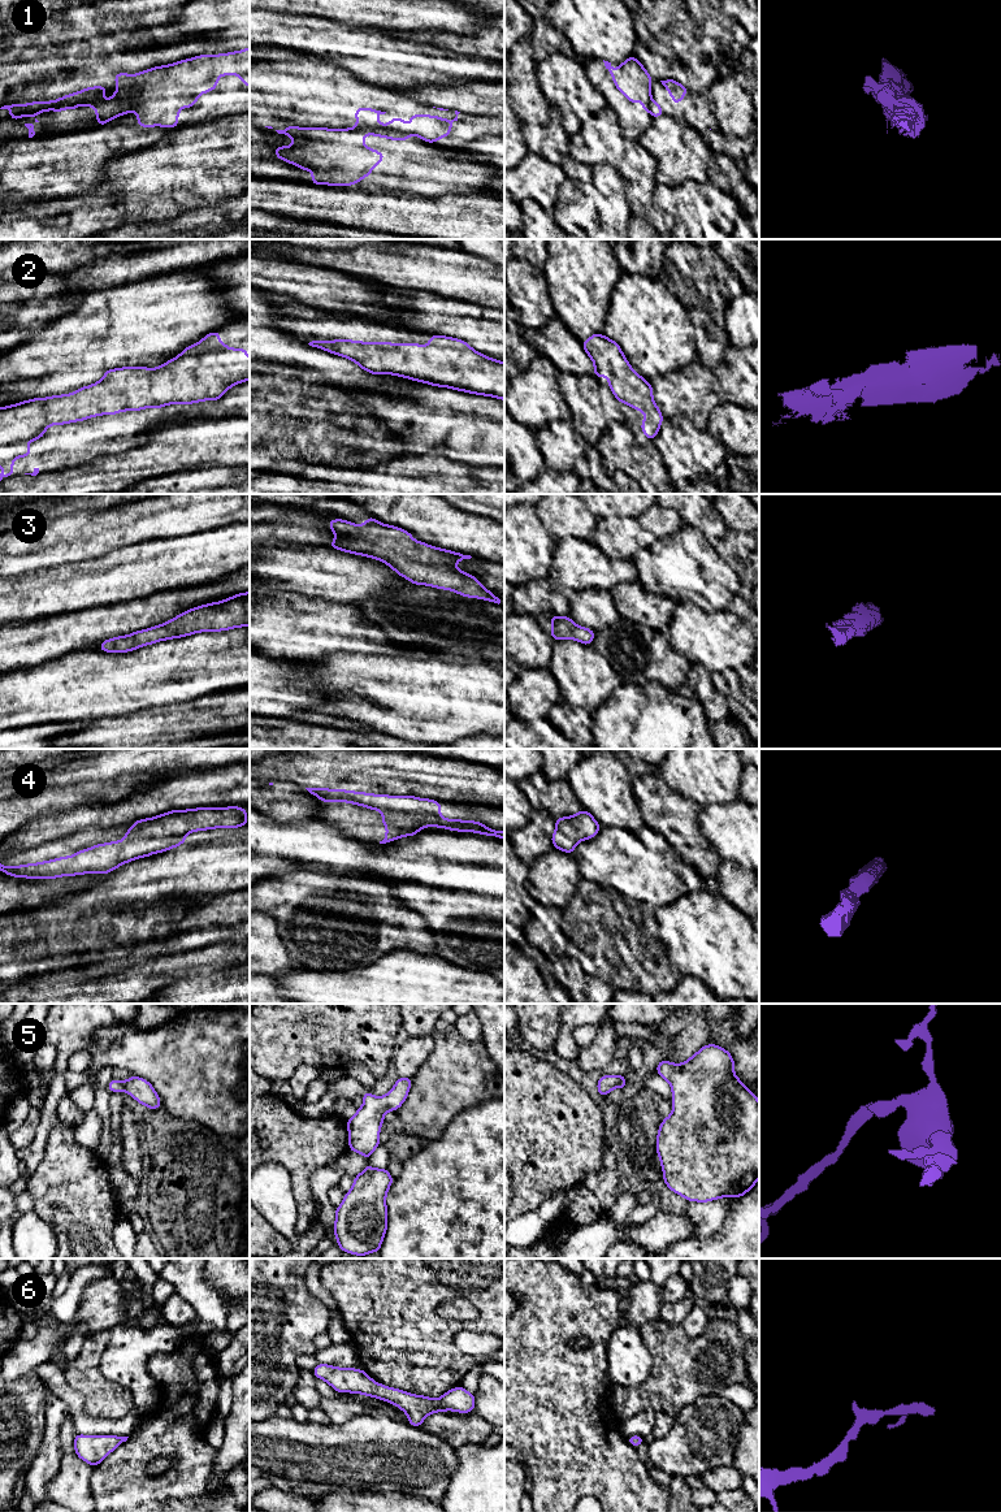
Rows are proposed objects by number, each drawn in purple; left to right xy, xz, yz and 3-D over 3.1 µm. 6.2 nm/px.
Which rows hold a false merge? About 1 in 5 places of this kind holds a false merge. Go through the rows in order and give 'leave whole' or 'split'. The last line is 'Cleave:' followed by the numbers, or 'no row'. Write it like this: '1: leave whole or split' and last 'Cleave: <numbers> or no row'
1: split
2: leave whole
3: leave whole
4: leave whole
5: leave whole
6: leave whole
Cleave: 1

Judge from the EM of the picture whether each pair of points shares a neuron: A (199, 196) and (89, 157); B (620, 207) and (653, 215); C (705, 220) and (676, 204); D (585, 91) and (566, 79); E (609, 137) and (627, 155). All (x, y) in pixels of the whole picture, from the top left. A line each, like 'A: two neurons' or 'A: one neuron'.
A: two neurons
B: two neurons
C: one neuron
D: one neuron
E: one neuron

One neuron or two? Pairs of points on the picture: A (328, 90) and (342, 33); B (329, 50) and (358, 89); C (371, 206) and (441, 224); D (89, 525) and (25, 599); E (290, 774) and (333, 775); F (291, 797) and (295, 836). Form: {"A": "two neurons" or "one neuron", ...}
{"A": "two neurons", "B": "two neurons", "C": "one neuron", "D": "two neurons", "E": "one neuron", "F": "two neurons"}

